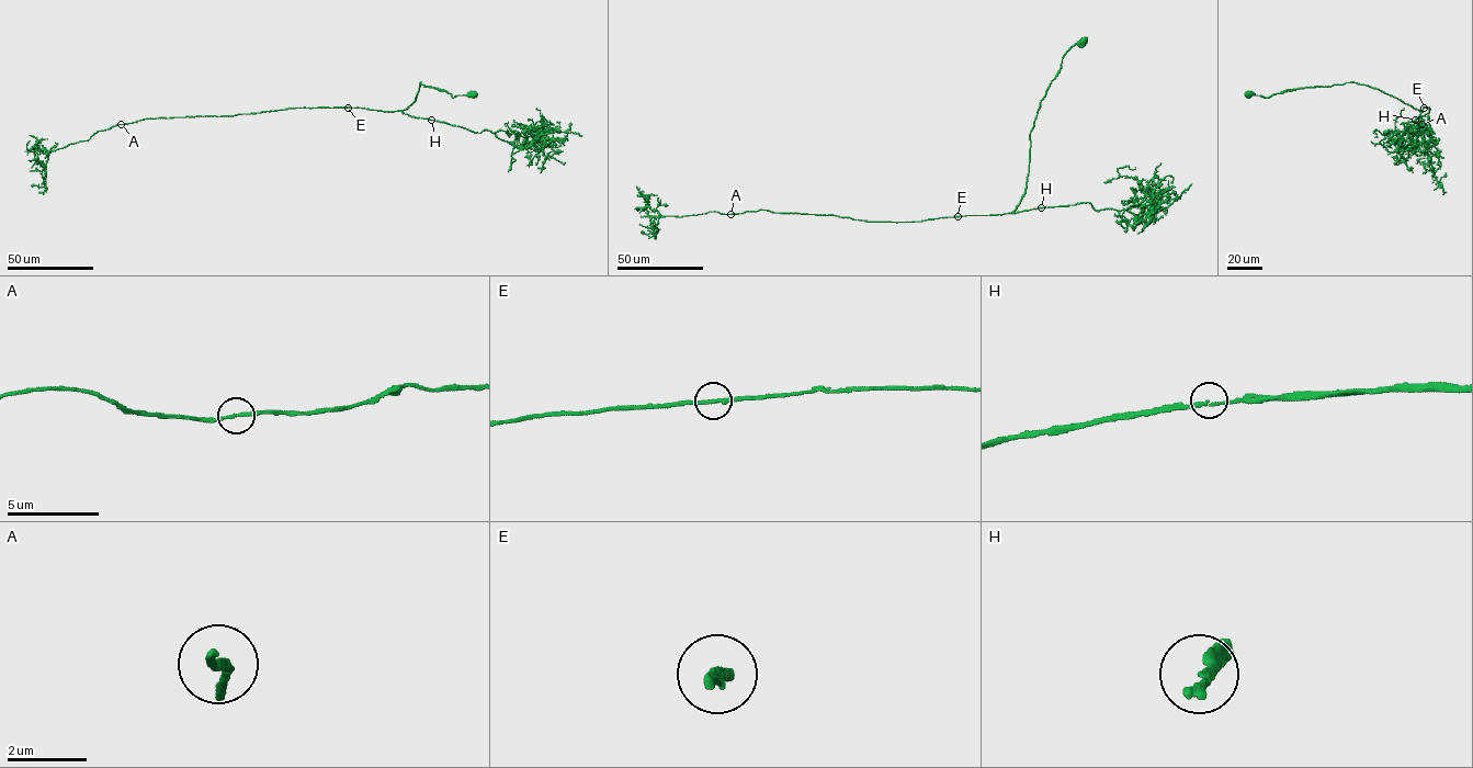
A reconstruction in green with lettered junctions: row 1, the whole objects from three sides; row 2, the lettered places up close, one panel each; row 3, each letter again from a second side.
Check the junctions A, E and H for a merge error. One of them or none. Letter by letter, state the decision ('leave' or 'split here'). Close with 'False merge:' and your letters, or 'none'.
A: leave
E: leave
H: leave
False merge: none

